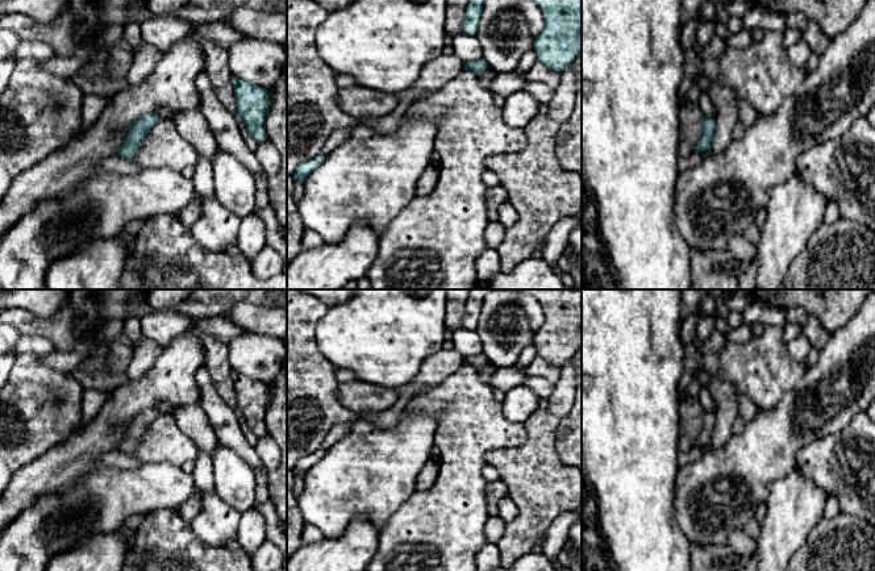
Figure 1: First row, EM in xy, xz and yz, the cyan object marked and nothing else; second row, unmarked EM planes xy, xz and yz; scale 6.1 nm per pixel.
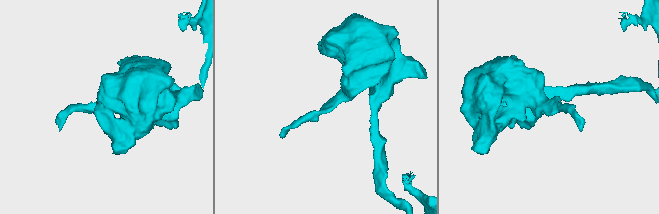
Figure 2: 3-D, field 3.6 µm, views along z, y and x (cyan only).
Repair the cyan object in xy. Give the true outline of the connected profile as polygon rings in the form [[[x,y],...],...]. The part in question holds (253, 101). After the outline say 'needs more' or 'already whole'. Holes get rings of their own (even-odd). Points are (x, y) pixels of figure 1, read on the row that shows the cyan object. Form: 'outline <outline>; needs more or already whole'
outline [[[233,79],[232,83],[237,101],[237,113],[243,120],[249,134],[259,145],[267,139],[266,113],[270,105],[268,89],[241,79]]]; already whole

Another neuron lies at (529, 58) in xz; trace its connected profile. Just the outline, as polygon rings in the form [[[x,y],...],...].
[[[533,45],[529,50],[526,50],[522,54],[514,72],[526,74],[536,64],[536,62],[537,62],[537,54],[536,54],[534,45]]]

